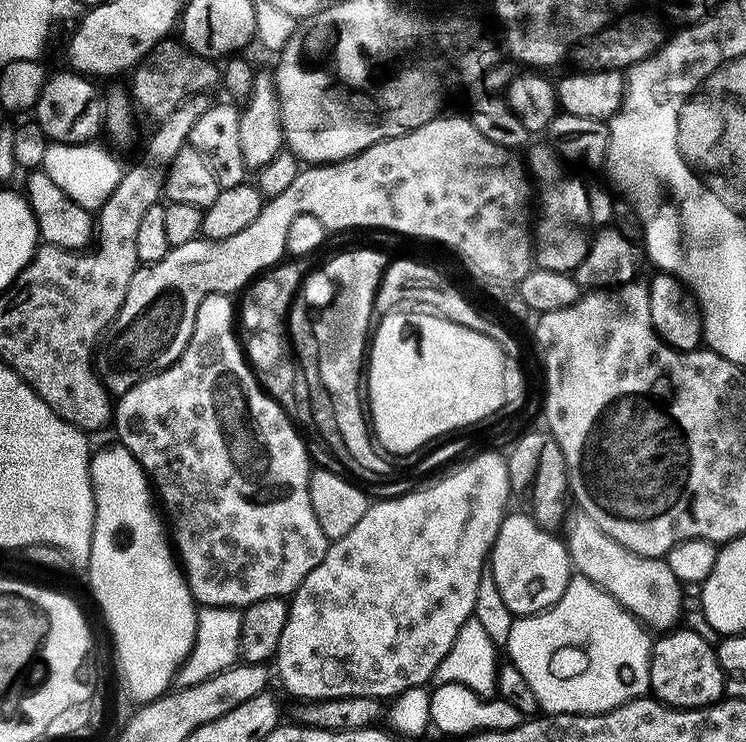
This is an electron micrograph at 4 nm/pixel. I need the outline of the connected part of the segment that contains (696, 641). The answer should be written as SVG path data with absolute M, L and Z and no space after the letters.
M673 631L652 644L651 695L672 708L708 708L726 696L724 672L714 648L696 632Z

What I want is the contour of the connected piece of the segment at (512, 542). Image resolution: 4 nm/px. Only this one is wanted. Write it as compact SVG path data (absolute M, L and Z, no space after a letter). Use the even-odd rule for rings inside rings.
M531 515L511 516L500 525L500 536L490 557L490 576L496 579L500 600L513 612L513 617L532 618L560 603L570 584L567 576L574 572L572 559L565 541L555 540L555 535L545 531ZM536 584L545 587L544 592L535 592Z

